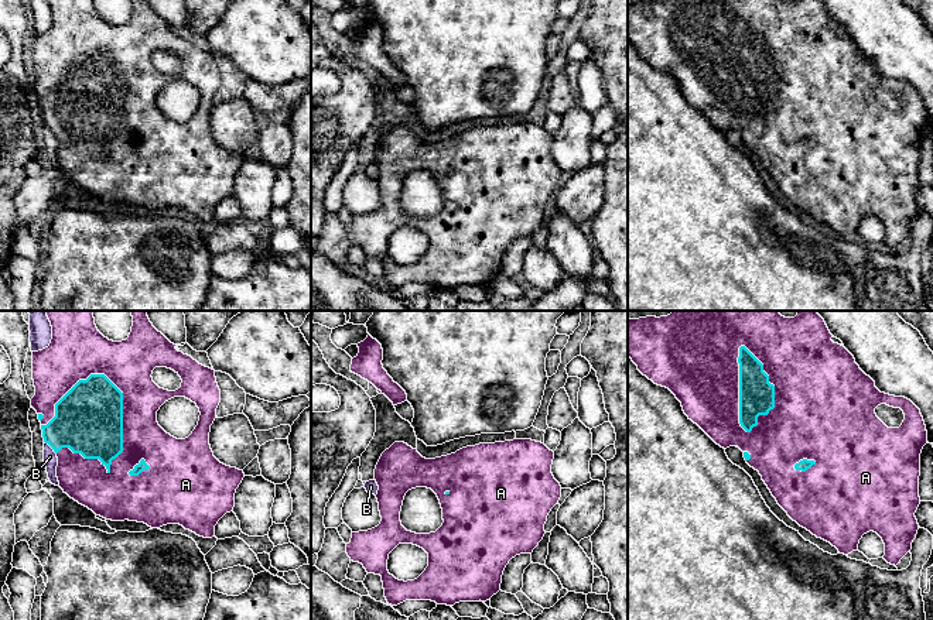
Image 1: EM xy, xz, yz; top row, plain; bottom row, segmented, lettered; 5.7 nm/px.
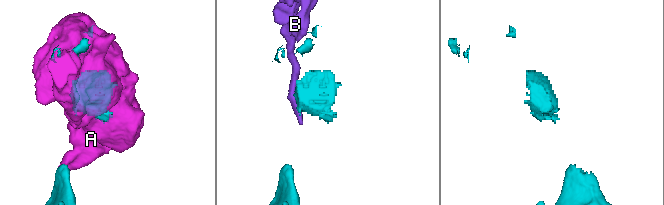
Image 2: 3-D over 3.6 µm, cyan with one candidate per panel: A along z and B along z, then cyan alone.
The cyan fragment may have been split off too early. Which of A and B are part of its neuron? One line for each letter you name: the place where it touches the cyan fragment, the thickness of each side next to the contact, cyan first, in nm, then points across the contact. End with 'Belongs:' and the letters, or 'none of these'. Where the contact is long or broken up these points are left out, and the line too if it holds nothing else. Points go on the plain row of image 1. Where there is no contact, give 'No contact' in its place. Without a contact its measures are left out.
A: Touches cyan at xy (77, 67). Thickness 380 nm (cyan) against 320 nm
Belongs: A

